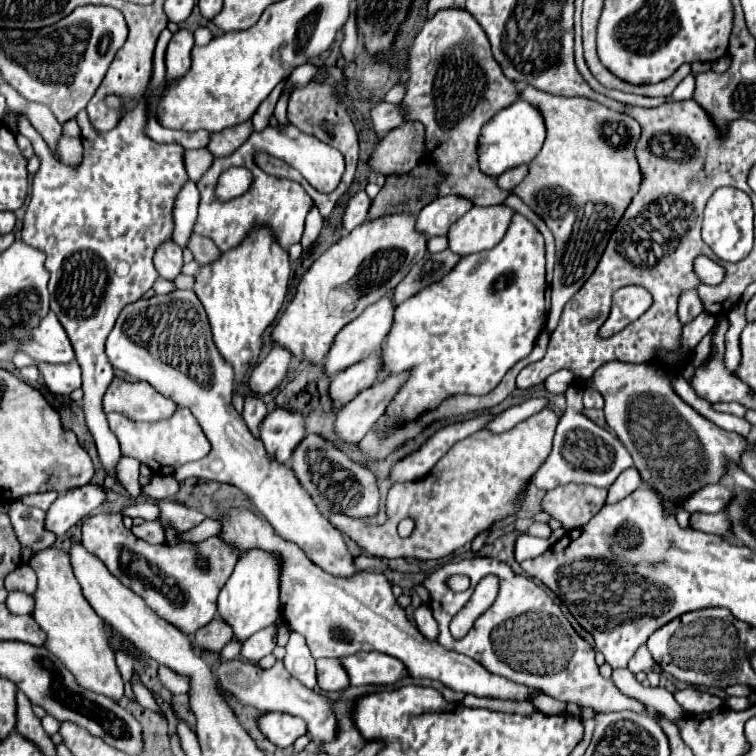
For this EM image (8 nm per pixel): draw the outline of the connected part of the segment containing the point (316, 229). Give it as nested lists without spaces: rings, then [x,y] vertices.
[[[313,206],[311,212],[307,214],[307,220],[305,220],[305,232],[303,232],[303,238],[301,238],[303,248],[309,248],[317,240],[319,232],[321,232],[321,226],[323,226],[323,218],[317,212],[317,208]]]

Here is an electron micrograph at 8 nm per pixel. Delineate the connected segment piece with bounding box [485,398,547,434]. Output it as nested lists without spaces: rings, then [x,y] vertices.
[[[531,398],[531,400],[527,400],[527,402],[519,404],[519,406],[513,406],[513,408],[509,408],[509,410],[503,410],[501,414],[495,416],[493,422],[487,424],[485,430],[493,432],[493,434],[507,432],[507,430],[513,428],[515,424],[519,424],[519,422],[527,420],[529,416],[537,414],[545,404],[547,404],[547,400],[543,400],[543,398]]]

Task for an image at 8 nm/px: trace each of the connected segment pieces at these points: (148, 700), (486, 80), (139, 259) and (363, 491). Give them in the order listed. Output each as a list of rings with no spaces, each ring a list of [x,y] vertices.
[[[134,673],[132,676],[132,689],[134,691],[134,694],[136,695],[137,701],[144,708],[150,709],[154,712],[158,712],[159,714],[164,716],[161,708],[156,703],[149,690],[141,682],[137,673]]]
[[[443,10],[435,18],[427,20],[421,32],[415,36],[413,44],[407,50],[407,70],[409,76],[403,82],[405,84],[405,96],[401,106],[405,108],[403,118],[405,122],[409,120],[419,120],[425,126],[425,152],[423,160],[437,164],[437,170],[445,174],[443,182],[437,186],[437,196],[463,196],[473,202],[473,206],[493,206],[501,204],[509,192],[499,190],[495,178],[485,176],[477,168],[477,138],[481,126],[491,120],[499,110],[505,106],[511,106],[517,100],[519,90],[515,84],[505,78],[501,66],[495,62],[491,54],[489,40],[483,32],[483,28],[477,24],[477,20],[465,12],[465,10]]]
[[[141,100],[141,102],[137,104],[137,108],[135,108],[133,112],[127,112],[125,118],[123,118],[113,130],[109,130],[109,132],[97,132],[97,130],[93,130],[91,122],[87,120],[87,114],[85,114],[85,112],[79,112],[77,122],[79,122],[79,126],[83,128],[83,148],[85,148],[85,150],[83,150],[83,160],[81,160],[79,166],[65,166],[65,164],[55,162],[53,156],[51,156],[51,152],[49,152],[49,148],[47,148],[47,144],[43,142],[43,138],[39,136],[39,132],[31,126],[31,122],[27,120],[27,116],[21,114],[21,112],[17,114],[17,130],[19,130],[19,134],[23,134],[23,136],[27,136],[27,138],[31,140],[31,144],[33,144],[33,148],[35,148],[35,154],[41,158],[39,172],[33,176],[31,202],[29,202],[27,212],[25,212],[25,222],[23,222],[23,232],[21,232],[21,236],[23,236],[23,240],[25,240],[27,244],[31,244],[31,246],[35,246],[35,248],[39,248],[39,250],[43,250],[43,252],[47,254],[45,268],[47,268],[47,272],[49,272],[49,276],[51,276],[51,278],[49,278],[51,310],[57,314],[61,326],[65,328],[69,340],[73,342],[75,358],[77,358],[77,362],[79,362],[79,366],[81,366],[81,370],[83,370],[83,392],[85,392],[85,396],[83,396],[83,410],[85,410],[85,422],[87,422],[87,426],[89,426],[89,430],[91,430],[91,434],[93,434],[93,438],[95,438],[99,458],[101,458],[101,462],[103,462],[103,466],[105,466],[105,470],[107,470],[109,476],[115,476],[115,464],[117,464],[117,460],[121,458],[121,452],[119,452],[117,438],[113,436],[113,432],[111,432],[109,426],[107,426],[105,412],[101,410],[101,396],[105,394],[109,382],[113,380],[113,366],[109,364],[107,354],[105,354],[105,338],[107,338],[107,334],[111,332],[117,316],[121,314],[121,308],[125,308],[125,304],[137,302],[137,300],[153,286],[153,282],[157,280],[159,274],[157,274],[157,270],[155,270],[155,266],[153,266],[153,254],[155,254],[157,246],[159,246],[161,242],[169,240],[171,234],[173,234],[173,202],[175,202],[175,196],[179,194],[181,186],[189,180],[189,178],[187,178],[187,172],[185,172],[185,166],[183,166],[183,148],[177,146],[177,144],[157,144],[157,142],[153,142],[151,138],[147,138],[147,136],[143,134],[143,132],[145,132],[145,122],[147,122],[147,110],[145,110],[145,108],[147,108],[147,104],[145,104],[145,100]]]
[[[313,434],[301,440],[297,446],[291,468],[299,480],[299,484],[305,488],[305,492],[313,498],[319,510],[325,512],[339,512],[353,518],[373,518],[379,512],[379,488],[377,478],[371,470],[359,466],[351,458],[345,456],[339,448],[335,448],[331,442],[323,440],[321,436]]]

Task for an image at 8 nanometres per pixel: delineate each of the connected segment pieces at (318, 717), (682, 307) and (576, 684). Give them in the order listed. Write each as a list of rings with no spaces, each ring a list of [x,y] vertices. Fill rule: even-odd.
[[[205,654],[209,666],[215,670],[215,674],[219,676],[219,682],[223,684],[223,688],[227,692],[233,694],[233,698],[237,698],[243,704],[251,704],[263,712],[287,712],[291,716],[299,716],[307,722],[309,732],[311,732],[311,740],[313,742],[329,742],[335,736],[335,716],[331,710],[331,702],[305,688],[301,682],[297,682],[285,668],[283,662],[275,662],[273,668],[269,670],[261,670],[259,666],[253,666],[249,662],[241,662],[241,660],[231,660],[227,664],[219,664],[219,654]]]
[[[687,290],[679,296],[679,320],[681,324],[689,324],[689,320],[697,318],[703,312],[701,300],[697,298],[695,290]]]
[[[487,556],[449,562],[433,572],[429,578],[425,578],[423,586],[431,592],[431,610],[439,624],[437,642],[443,648],[471,656],[489,672],[505,676],[507,680],[513,680],[517,684],[537,688],[539,692],[549,694],[565,704],[573,702],[577,706],[591,706],[597,712],[633,710],[645,714],[645,704],[621,694],[611,680],[605,680],[599,674],[599,668],[595,664],[595,650],[573,630],[561,608],[547,596],[547,592],[525,574],[513,572],[505,562]],[[455,574],[467,574],[471,578],[471,588],[465,592],[449,590],[447,580]],[[489,574],[499,578],[499,592],[495,602],[485,614],[477,618],[473,628],[463,638],[455,640],[449,632],[449,622],[453,614],[457,614],[465,606],[465,602],[473,594],[473,588],[479,584],[481,578]]]

